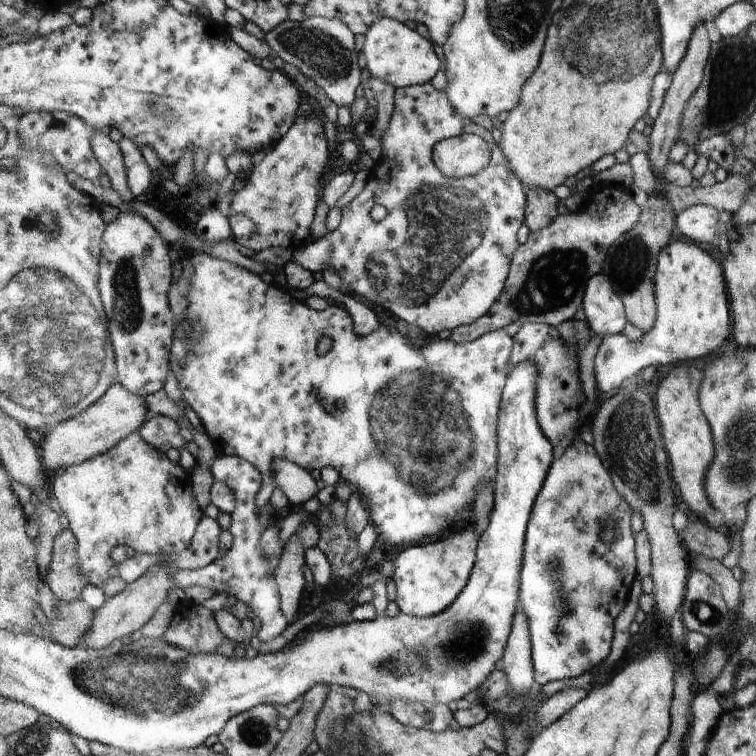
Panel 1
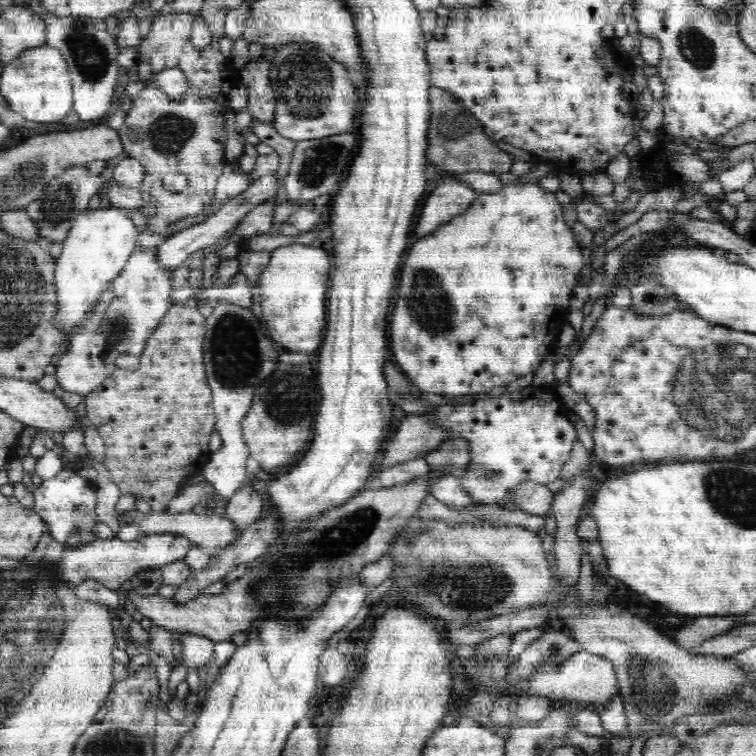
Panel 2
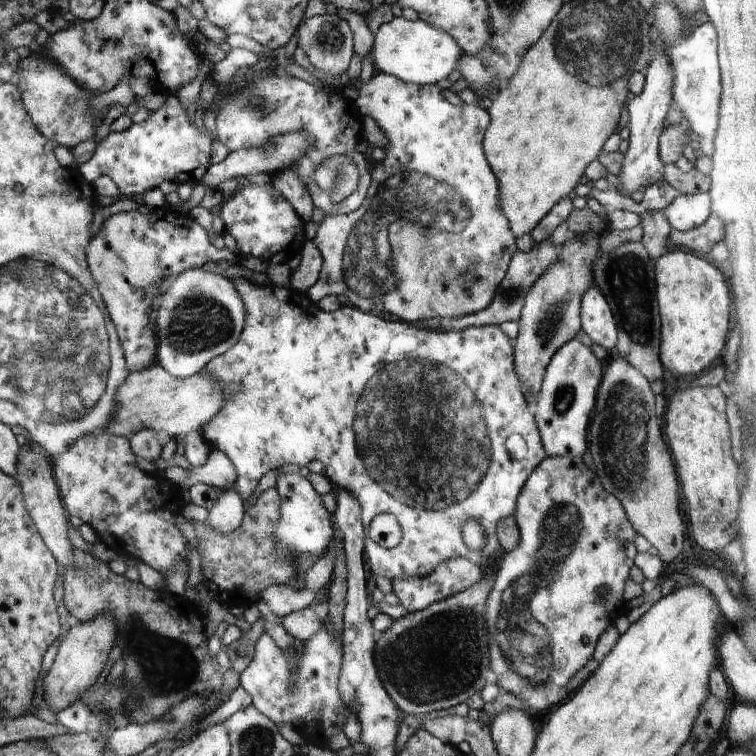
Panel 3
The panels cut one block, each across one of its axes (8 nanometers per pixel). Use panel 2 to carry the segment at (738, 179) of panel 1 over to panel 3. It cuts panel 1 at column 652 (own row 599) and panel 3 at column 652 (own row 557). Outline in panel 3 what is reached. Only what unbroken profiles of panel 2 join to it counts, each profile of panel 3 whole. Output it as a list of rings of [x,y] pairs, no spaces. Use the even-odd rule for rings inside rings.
[[[646,210],[644,214],[640,215],[640,218],[640,225],[643,230],[642,243],[650,252],[650,258],[657,259],[666,251],[672,226],[668,224],[662,210]]]

